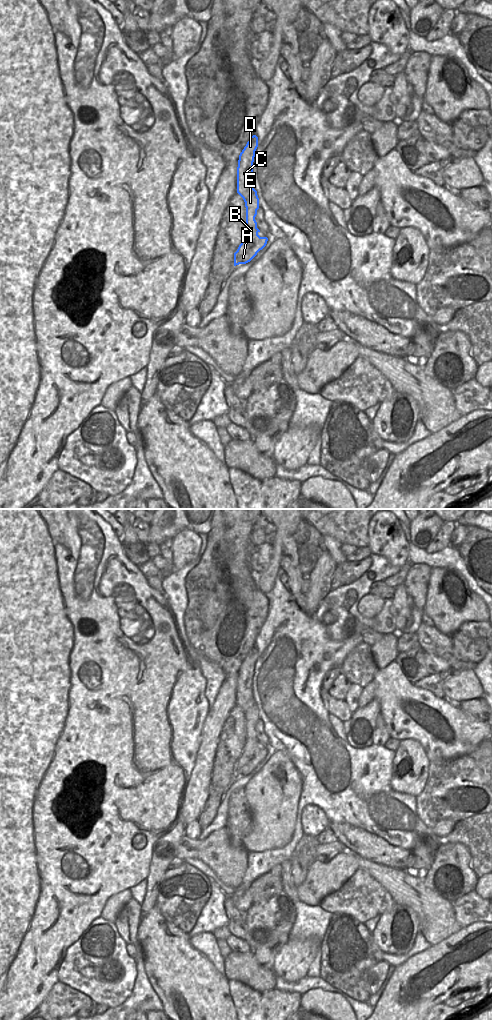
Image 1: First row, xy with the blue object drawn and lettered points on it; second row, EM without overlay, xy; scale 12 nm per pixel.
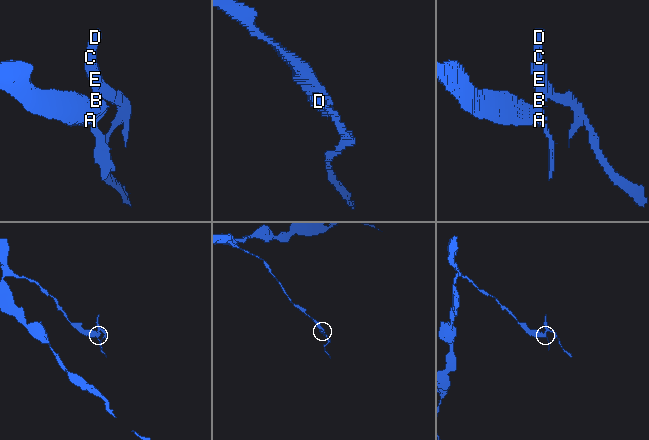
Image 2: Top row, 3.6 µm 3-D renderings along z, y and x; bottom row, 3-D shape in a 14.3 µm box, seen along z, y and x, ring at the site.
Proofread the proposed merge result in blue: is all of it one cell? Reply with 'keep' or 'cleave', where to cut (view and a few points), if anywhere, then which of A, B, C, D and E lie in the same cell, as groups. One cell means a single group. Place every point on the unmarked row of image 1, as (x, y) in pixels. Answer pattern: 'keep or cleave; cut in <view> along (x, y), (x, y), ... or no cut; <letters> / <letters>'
keep; no cut; A B C D E

